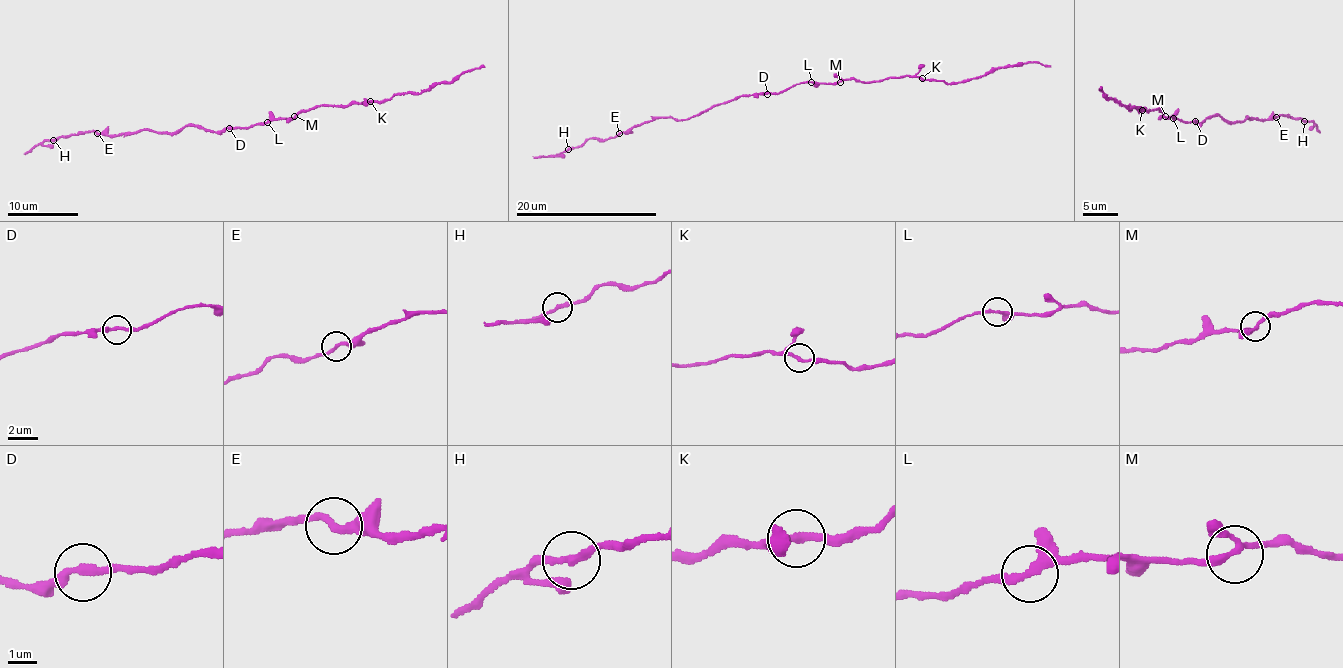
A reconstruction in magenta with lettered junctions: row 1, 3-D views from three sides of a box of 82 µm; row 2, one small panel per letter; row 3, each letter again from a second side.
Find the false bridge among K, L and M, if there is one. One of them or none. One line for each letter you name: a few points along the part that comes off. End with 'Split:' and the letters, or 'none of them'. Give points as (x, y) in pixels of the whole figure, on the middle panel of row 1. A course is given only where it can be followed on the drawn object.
Split: none of them

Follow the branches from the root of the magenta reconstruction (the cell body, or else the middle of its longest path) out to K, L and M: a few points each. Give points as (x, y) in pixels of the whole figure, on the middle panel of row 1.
K: (787, 89), (806, 81), (838, 84), (846, 79), (868, 83), (902, 76), (922, 78)
L: (787, 89), (811, 81)
M: (787, 89), (806, 81), (840, 82)

